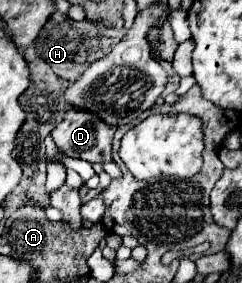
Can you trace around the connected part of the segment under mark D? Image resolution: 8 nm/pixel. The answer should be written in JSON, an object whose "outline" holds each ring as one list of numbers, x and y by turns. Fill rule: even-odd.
{"outline":[[68,110,64,120,52,130,58,152,70,158,82,158,90,164,112,162,112,136,116,128,102,126,92,114]]}

